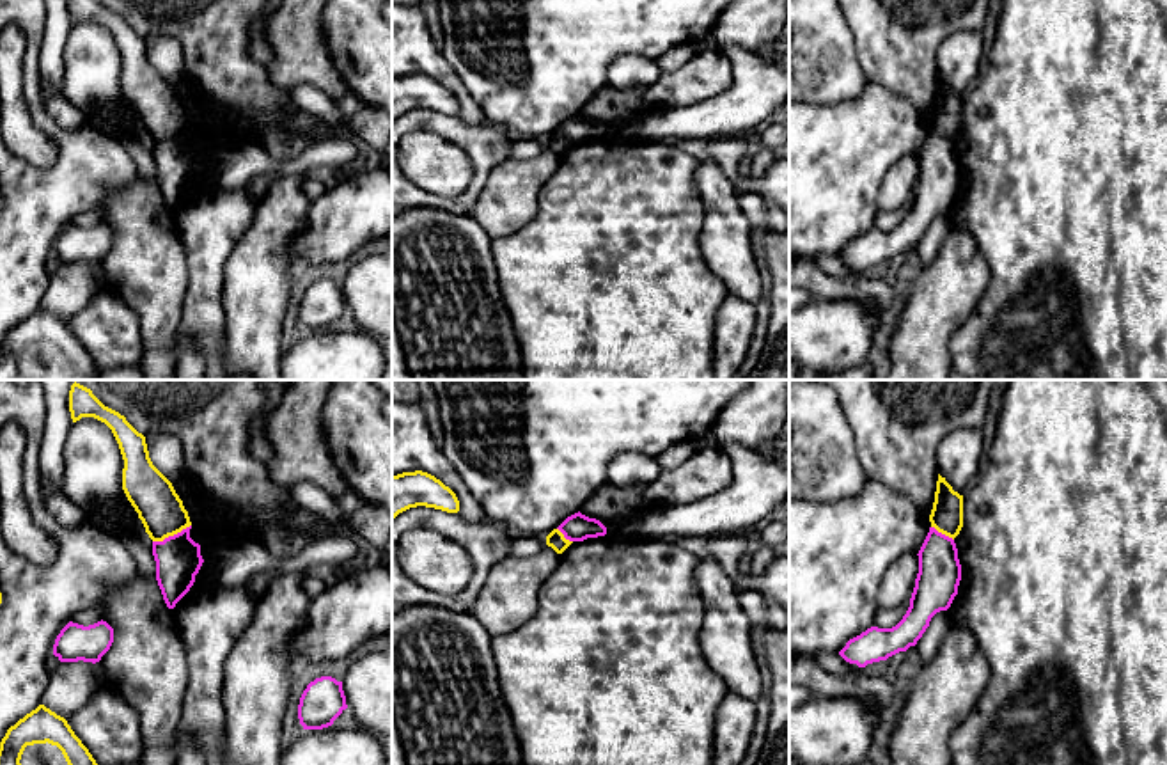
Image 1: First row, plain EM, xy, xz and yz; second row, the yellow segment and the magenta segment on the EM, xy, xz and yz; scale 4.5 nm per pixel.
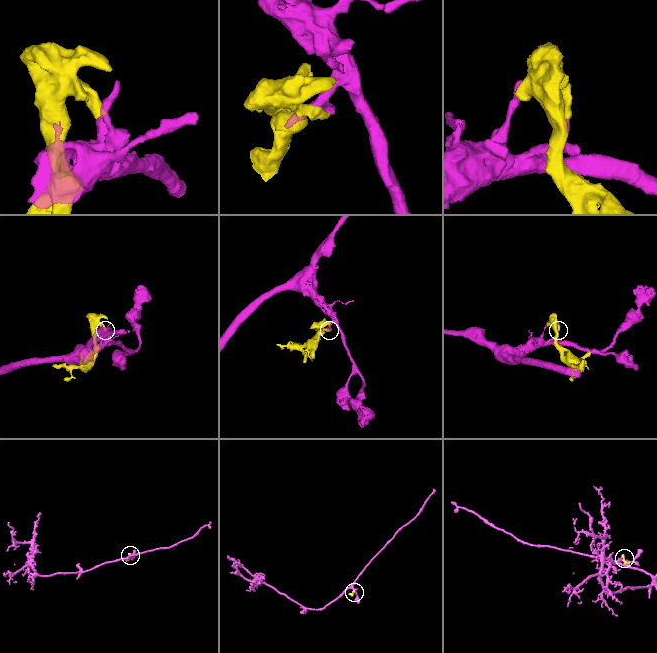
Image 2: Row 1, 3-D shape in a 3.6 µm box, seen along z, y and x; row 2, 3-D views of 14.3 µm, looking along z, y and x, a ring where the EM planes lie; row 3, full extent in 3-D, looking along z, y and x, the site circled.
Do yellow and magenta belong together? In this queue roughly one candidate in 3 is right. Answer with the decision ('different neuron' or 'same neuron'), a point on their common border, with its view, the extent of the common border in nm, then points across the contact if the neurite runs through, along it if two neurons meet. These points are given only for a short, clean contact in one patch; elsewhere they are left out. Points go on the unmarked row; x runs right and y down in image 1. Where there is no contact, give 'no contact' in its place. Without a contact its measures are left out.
different neuron | xy (171, 137) | 190 nm | along xy (190, 126), (153, 144)

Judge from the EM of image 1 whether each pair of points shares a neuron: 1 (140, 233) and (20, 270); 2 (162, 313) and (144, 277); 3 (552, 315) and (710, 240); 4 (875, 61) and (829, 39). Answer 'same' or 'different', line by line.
1: different
2: same
3: different
4: different

